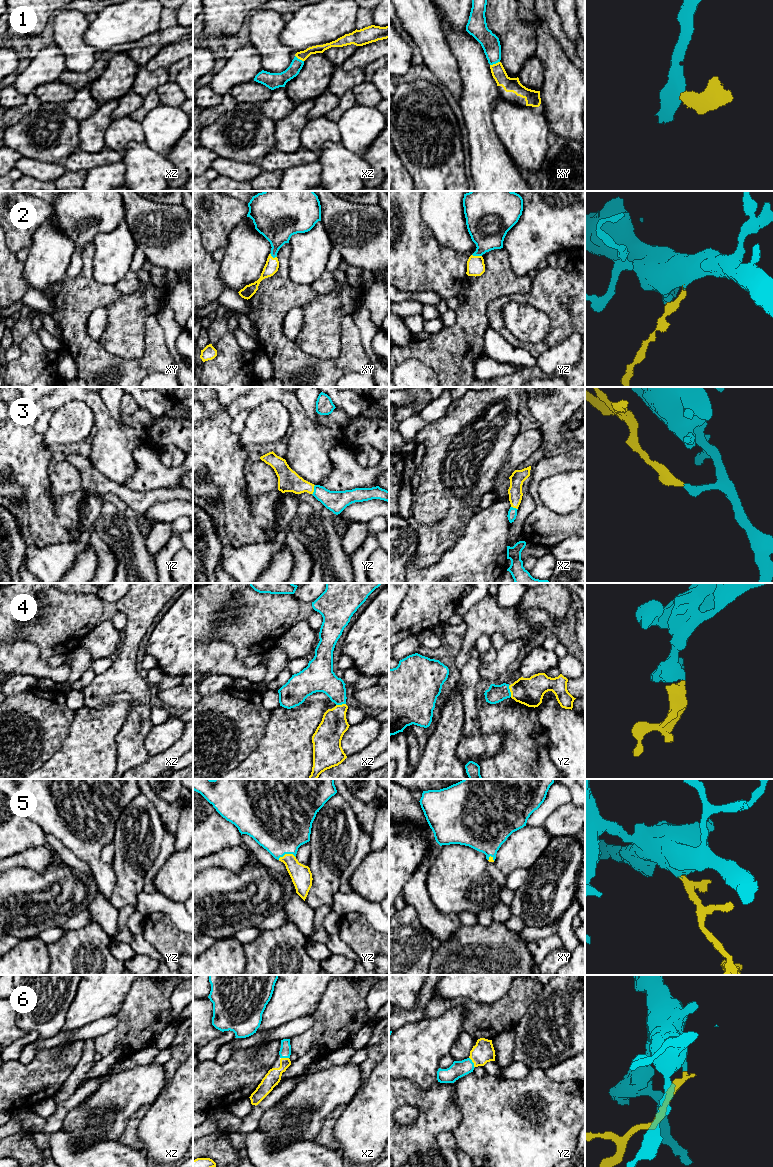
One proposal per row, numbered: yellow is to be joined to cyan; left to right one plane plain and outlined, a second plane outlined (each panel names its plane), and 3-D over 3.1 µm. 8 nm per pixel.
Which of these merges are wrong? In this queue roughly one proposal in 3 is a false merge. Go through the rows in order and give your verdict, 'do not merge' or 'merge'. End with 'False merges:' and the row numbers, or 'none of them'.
1: do not merge
2: merge
3: merge
4: merge
5: merge
6: merge
False merges: 1

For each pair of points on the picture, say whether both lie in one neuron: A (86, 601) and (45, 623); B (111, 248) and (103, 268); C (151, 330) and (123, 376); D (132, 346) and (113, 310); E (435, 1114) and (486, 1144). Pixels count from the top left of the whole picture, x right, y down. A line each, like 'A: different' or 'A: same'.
A: same
B: same
C: same
D: same
E: different

